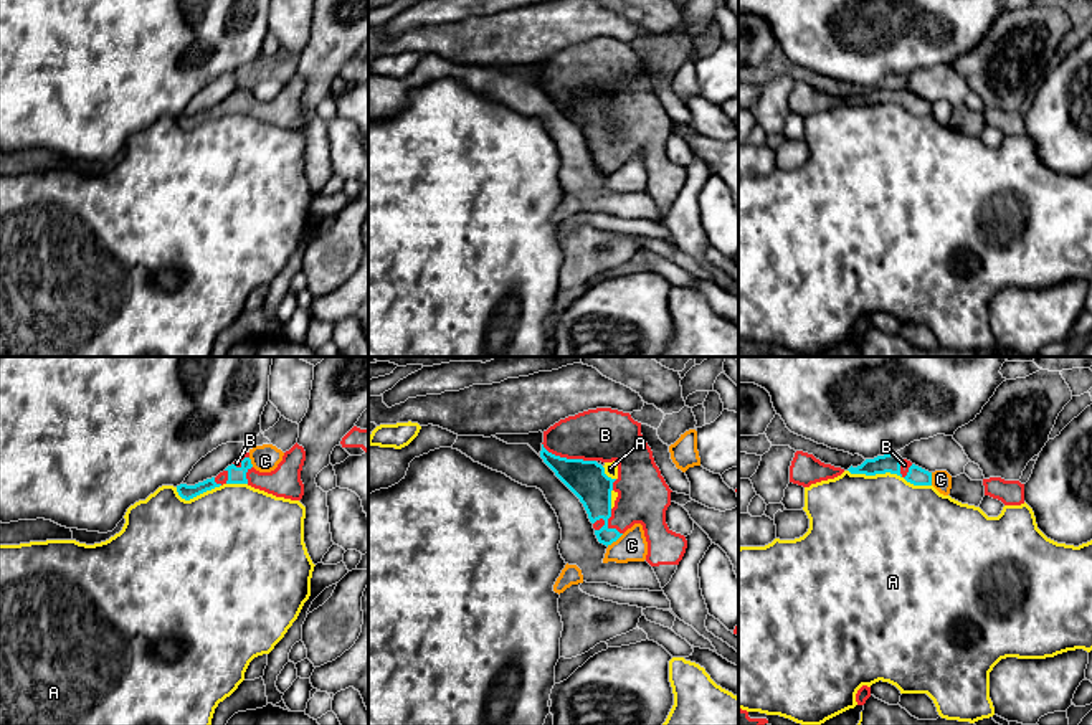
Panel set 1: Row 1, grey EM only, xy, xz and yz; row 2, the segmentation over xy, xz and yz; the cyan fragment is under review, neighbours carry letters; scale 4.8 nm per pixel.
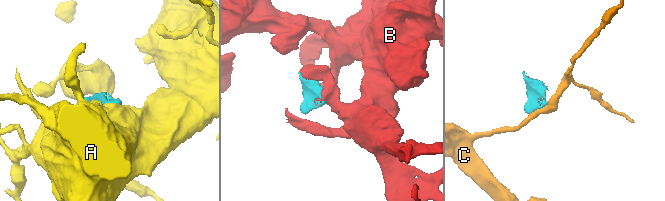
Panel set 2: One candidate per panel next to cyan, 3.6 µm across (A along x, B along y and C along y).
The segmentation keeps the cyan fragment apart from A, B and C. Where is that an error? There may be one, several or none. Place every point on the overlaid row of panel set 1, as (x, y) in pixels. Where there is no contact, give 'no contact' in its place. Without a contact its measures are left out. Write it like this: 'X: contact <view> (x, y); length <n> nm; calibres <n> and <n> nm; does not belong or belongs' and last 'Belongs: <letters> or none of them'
A: contact yz (889, 471); length 420 nm; calibres 100 and 460 nm; does not belong
B: contact xz (607, 525); length 160 nm; calibres 190 and 260 nm; belongs
C: contact xz (615, 540); length 110 nm; calibres 160 and 150 nm; does not belong
Belongs: B

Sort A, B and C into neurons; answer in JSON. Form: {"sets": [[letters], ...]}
{"sets": [["A"], ["B"], ["C"]]}

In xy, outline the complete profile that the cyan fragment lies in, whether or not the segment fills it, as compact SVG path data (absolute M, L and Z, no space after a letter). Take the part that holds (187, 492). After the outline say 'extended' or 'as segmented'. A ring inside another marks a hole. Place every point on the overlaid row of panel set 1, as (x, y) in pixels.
M297 443L284 453L282 461L271 472L259 472L253 467L249 453L243 454L216 477L207 479L195 486L180 484L177 492L182 499L190 500L207 490L223 484L248 484L276 497L301 500L304 484L301 471L306 461L306 451Z | extended

